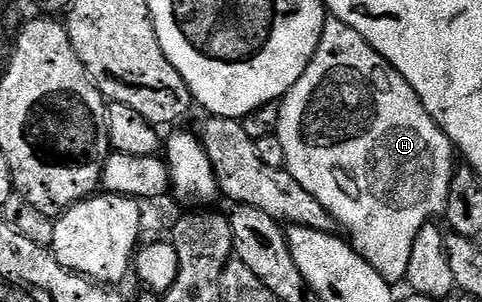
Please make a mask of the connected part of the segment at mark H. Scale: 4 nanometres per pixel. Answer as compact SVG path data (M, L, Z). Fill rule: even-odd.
M329 16L325 20L322 39L306 71L302 71L298 83L294 83L291 91L284 94L279 106L280 118L274 135L281 141L282 151L285 152L284 168L288 170L291 177L298 179L298 183L302 183L302 187L306 187L306 191L310 191L310 195L314 195L314 199L318 199L318 203L322 203L322 207L326 207L326 211L335 219L337 226L349 233L347 236L356 252L362 254L388 282L403 282L408 275L410 251L414 247L414 239L418 237L418 231L422 231L422 227L436 217L439 218L446 207L450 179L454 172L452 140L440 130L430 111L426 111L426 107L420 102L420 96L416 94L414 87L410 87L410 83L402 79L402 75L396 68L382 55L378 55L378 51L374 51L374 47L370 47L370 43L366 43L366 39L362 39L362 35L354 31L354 27L342 23L334 16Z

